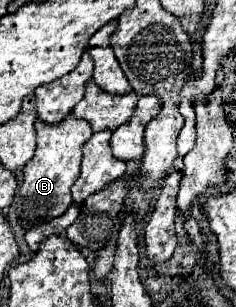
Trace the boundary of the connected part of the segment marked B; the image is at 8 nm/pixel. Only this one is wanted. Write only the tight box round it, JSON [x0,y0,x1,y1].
[18,116,92,230]

